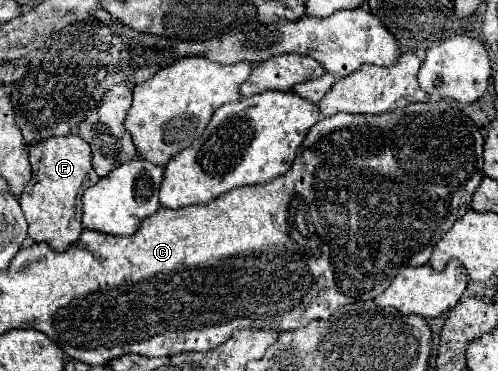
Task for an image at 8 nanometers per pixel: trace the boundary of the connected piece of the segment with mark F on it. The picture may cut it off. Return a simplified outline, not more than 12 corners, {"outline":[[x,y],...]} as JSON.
{"outline":[[77,134],[29,148],[21,210],[33,242],[65,252],[97,184]]}

